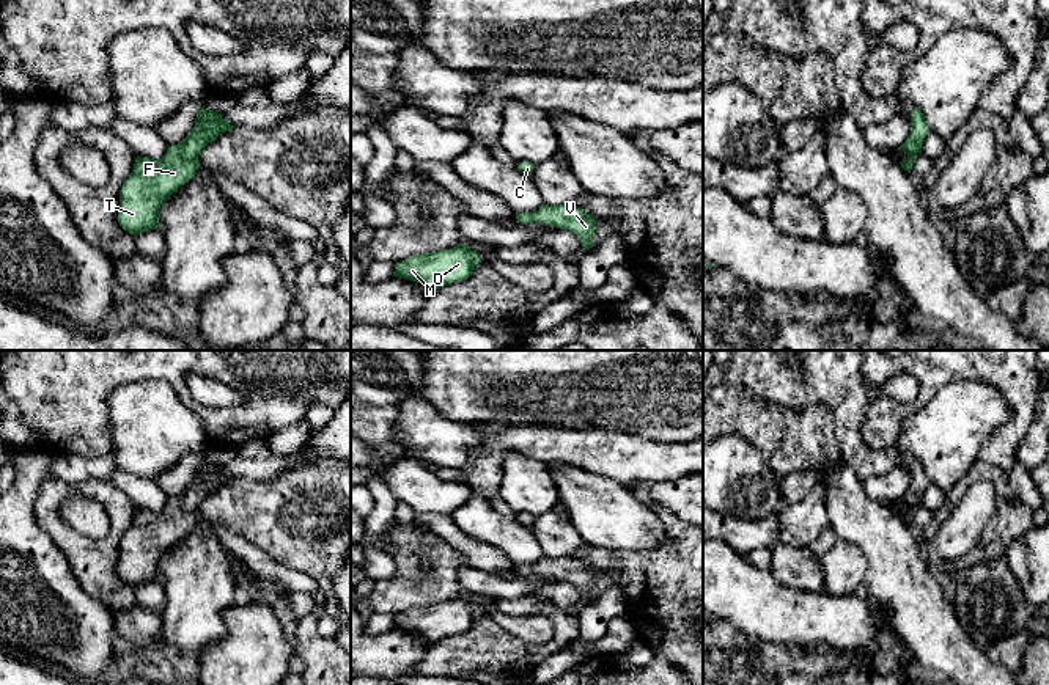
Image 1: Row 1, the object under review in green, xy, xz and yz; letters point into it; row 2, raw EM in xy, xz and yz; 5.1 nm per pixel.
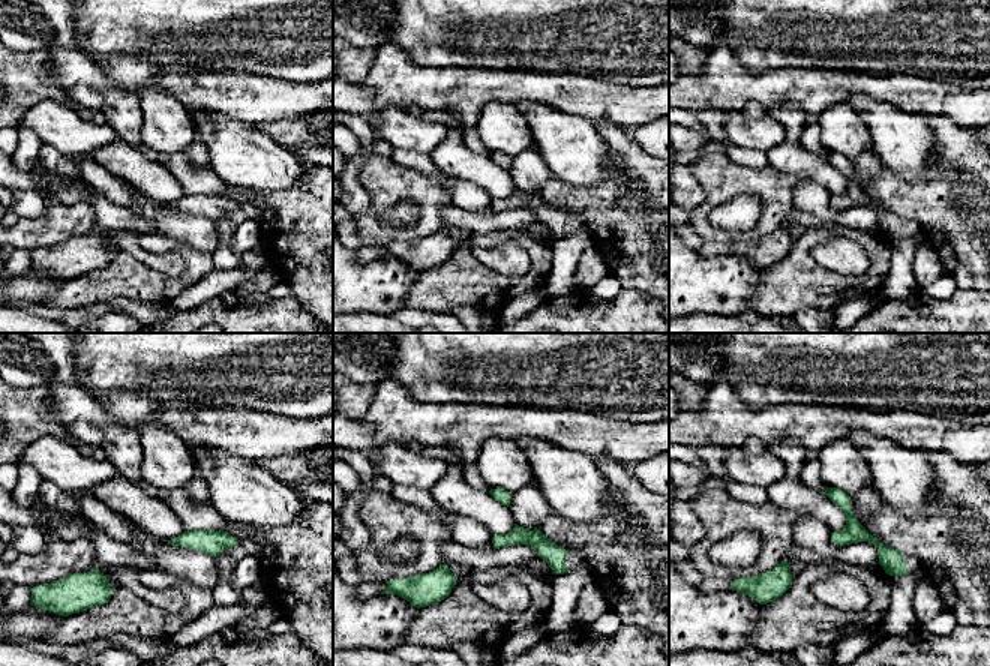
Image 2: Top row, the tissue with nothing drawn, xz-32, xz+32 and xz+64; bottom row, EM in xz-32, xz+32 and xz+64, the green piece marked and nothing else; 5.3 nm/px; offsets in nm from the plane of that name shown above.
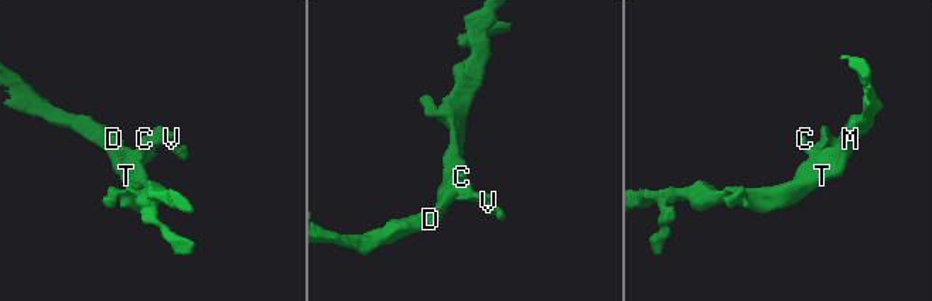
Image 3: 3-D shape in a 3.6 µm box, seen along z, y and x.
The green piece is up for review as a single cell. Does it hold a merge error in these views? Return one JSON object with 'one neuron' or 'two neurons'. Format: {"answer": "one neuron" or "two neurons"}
{"answer": "one neuron"}

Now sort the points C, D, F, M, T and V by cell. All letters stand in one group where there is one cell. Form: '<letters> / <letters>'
C D F M T V

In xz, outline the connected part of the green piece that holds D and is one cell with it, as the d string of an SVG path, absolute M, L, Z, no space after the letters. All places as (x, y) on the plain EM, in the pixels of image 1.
M459 595L448 602L410 608L396 614L393 628L417 633L429 643L467 632L478 616L478 606Z

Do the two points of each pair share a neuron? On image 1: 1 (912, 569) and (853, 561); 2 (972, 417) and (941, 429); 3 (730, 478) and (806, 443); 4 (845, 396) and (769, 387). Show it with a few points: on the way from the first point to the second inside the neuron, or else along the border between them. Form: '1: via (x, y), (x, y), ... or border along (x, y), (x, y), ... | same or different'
1: border along (839, 538), (853, 542), (864, 555), (862, 589) | different
2: via (964, 417), (949, 429) | same
3: border along (741, 435), (765, 457), (779, 478) | different
4: via (826, 387), (788, 387) | same

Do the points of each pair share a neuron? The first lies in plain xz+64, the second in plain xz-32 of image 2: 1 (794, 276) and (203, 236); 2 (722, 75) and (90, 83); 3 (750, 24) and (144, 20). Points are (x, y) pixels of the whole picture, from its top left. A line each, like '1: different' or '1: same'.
1: different
2: same
3: same

